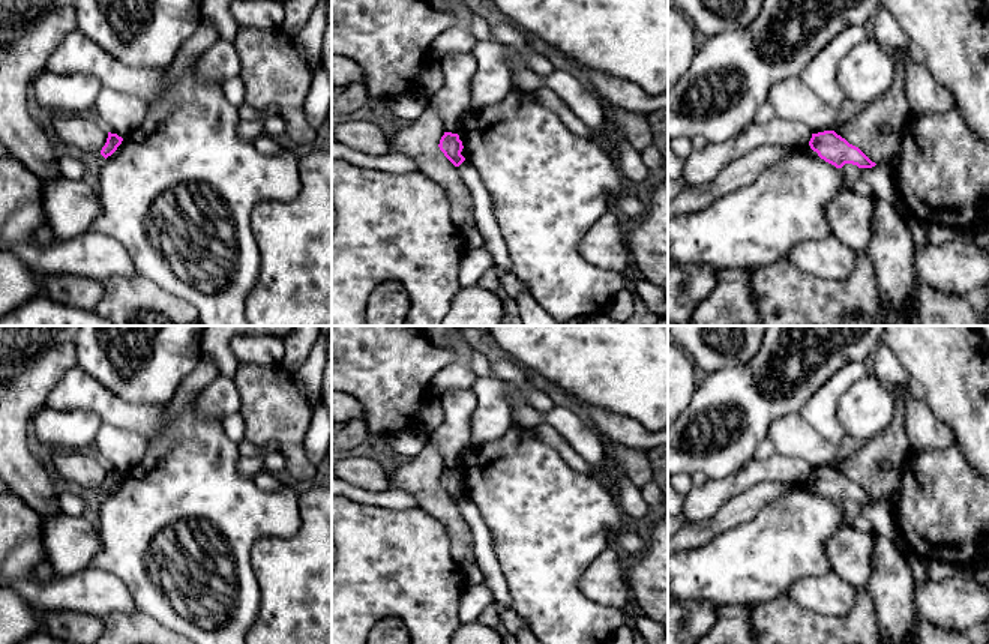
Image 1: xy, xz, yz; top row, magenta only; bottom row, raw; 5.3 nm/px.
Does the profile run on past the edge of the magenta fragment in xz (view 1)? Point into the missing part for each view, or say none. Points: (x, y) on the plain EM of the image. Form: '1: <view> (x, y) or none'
1: none

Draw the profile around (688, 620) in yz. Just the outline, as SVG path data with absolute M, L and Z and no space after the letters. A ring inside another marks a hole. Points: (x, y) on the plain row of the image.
M668 593L668 644L698 644L716 624L719 605L683 600Z

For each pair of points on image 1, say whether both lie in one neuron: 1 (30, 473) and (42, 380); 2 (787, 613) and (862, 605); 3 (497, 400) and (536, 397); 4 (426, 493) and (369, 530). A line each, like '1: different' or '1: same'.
1: same
2: same
3: different
4: different

